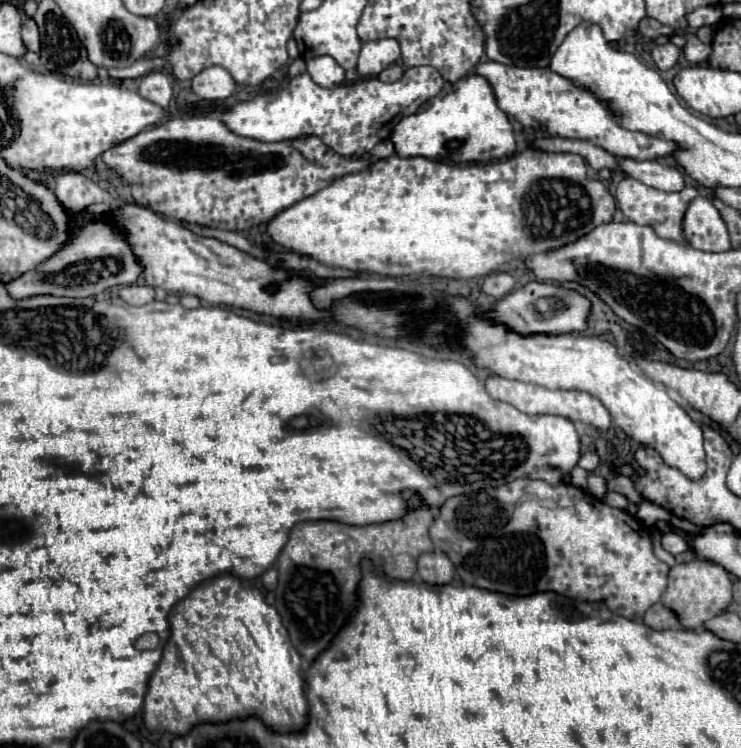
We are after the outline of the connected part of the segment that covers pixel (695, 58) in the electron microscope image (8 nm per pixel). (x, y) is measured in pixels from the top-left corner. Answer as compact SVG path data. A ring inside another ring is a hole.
M689 32L689 34L687 34L687 46L683 48L683 54L685 54L685 58L687 58L689 62L701 64L701 62L705 62L705 60L709 58L711 46L703 44L693 32Z

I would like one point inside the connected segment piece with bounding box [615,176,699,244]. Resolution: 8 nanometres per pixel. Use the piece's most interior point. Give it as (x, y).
(663, 211)

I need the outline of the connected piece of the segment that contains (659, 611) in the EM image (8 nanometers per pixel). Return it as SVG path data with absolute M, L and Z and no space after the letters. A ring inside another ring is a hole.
M661 602L653 604L643 618L643 624L653 628L653 630L675 630L679 628L679 622L671 610L667 610Z

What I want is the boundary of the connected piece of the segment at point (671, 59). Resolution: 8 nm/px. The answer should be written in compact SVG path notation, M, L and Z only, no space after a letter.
M665 44L665 46L655 46L651 56L655 60L655 64L659 66L659 70L669 70L677 64L677 58L679 58L681 50L673 44Z

